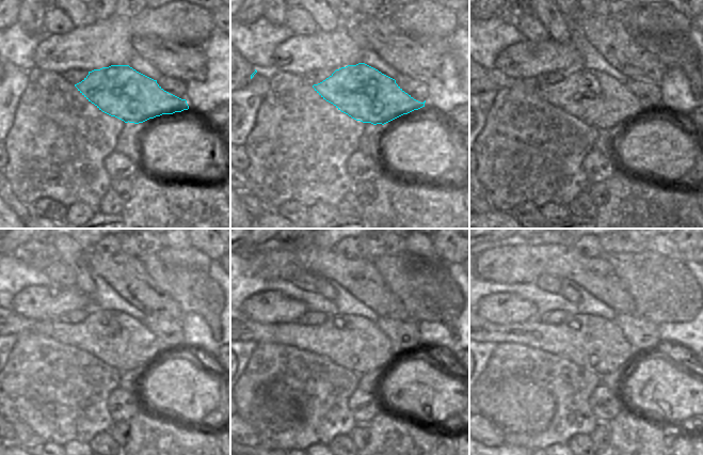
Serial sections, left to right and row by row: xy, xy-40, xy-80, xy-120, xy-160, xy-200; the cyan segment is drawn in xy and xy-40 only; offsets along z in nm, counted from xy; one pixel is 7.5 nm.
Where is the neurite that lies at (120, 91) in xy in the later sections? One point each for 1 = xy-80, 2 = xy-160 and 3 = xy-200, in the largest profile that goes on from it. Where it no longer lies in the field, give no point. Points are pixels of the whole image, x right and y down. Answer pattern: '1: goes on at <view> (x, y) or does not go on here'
1: goes on at xy-80 (596, 98)
2: goes on at xy-160 (352, 342)
3: goes on at xy-200 (593, 343)

